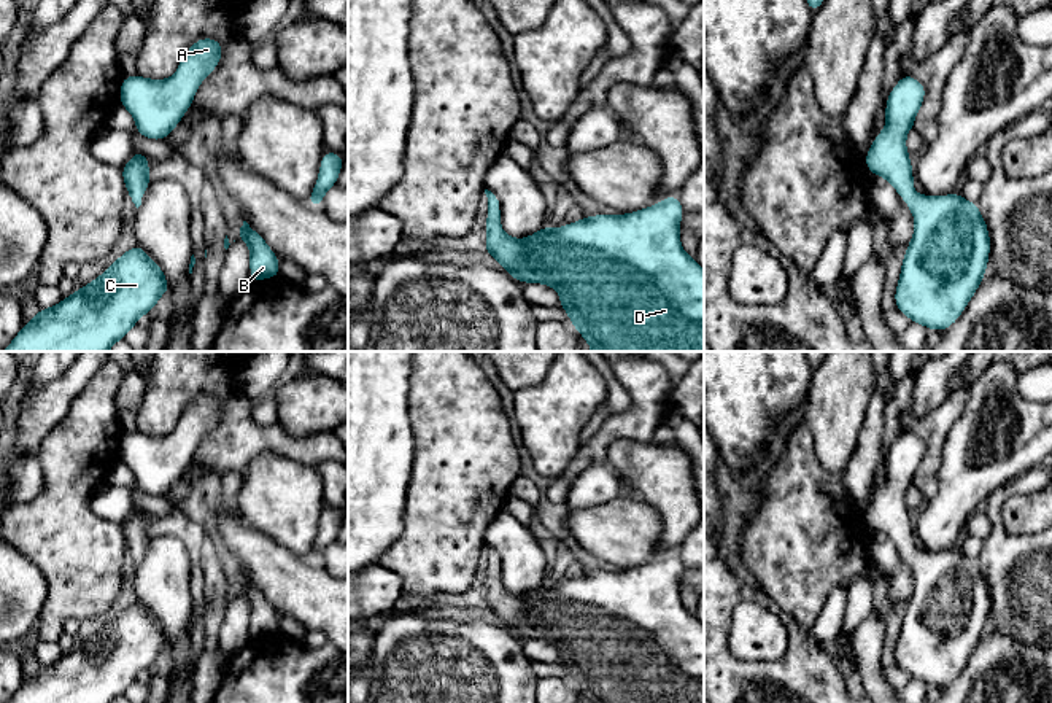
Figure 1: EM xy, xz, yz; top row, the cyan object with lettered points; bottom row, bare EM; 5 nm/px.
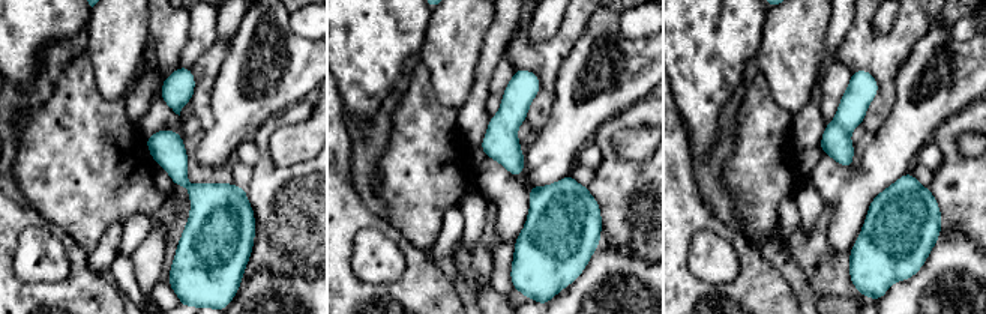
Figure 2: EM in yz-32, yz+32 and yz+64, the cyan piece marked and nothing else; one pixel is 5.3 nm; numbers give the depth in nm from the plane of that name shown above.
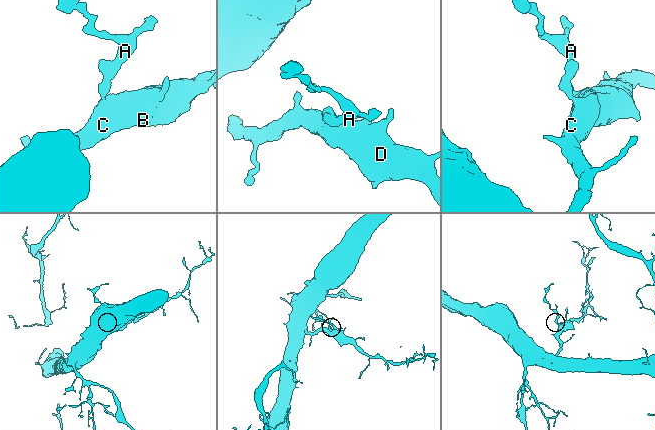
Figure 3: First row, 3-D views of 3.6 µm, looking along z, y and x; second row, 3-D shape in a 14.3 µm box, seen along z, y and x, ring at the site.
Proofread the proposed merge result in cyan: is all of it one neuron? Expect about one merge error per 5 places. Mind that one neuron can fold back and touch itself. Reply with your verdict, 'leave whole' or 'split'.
leave whole

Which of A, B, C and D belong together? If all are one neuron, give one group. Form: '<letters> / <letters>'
A B C D

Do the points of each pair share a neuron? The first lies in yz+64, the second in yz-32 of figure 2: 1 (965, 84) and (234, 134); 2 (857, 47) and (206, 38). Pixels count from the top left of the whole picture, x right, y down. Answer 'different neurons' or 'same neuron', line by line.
1: same neuron
2: different neurons

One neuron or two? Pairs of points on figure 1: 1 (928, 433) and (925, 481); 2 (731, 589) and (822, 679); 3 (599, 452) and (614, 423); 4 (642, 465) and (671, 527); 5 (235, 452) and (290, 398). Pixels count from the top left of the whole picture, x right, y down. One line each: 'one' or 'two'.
1: one
2: one
3: one
4: one
5: two

